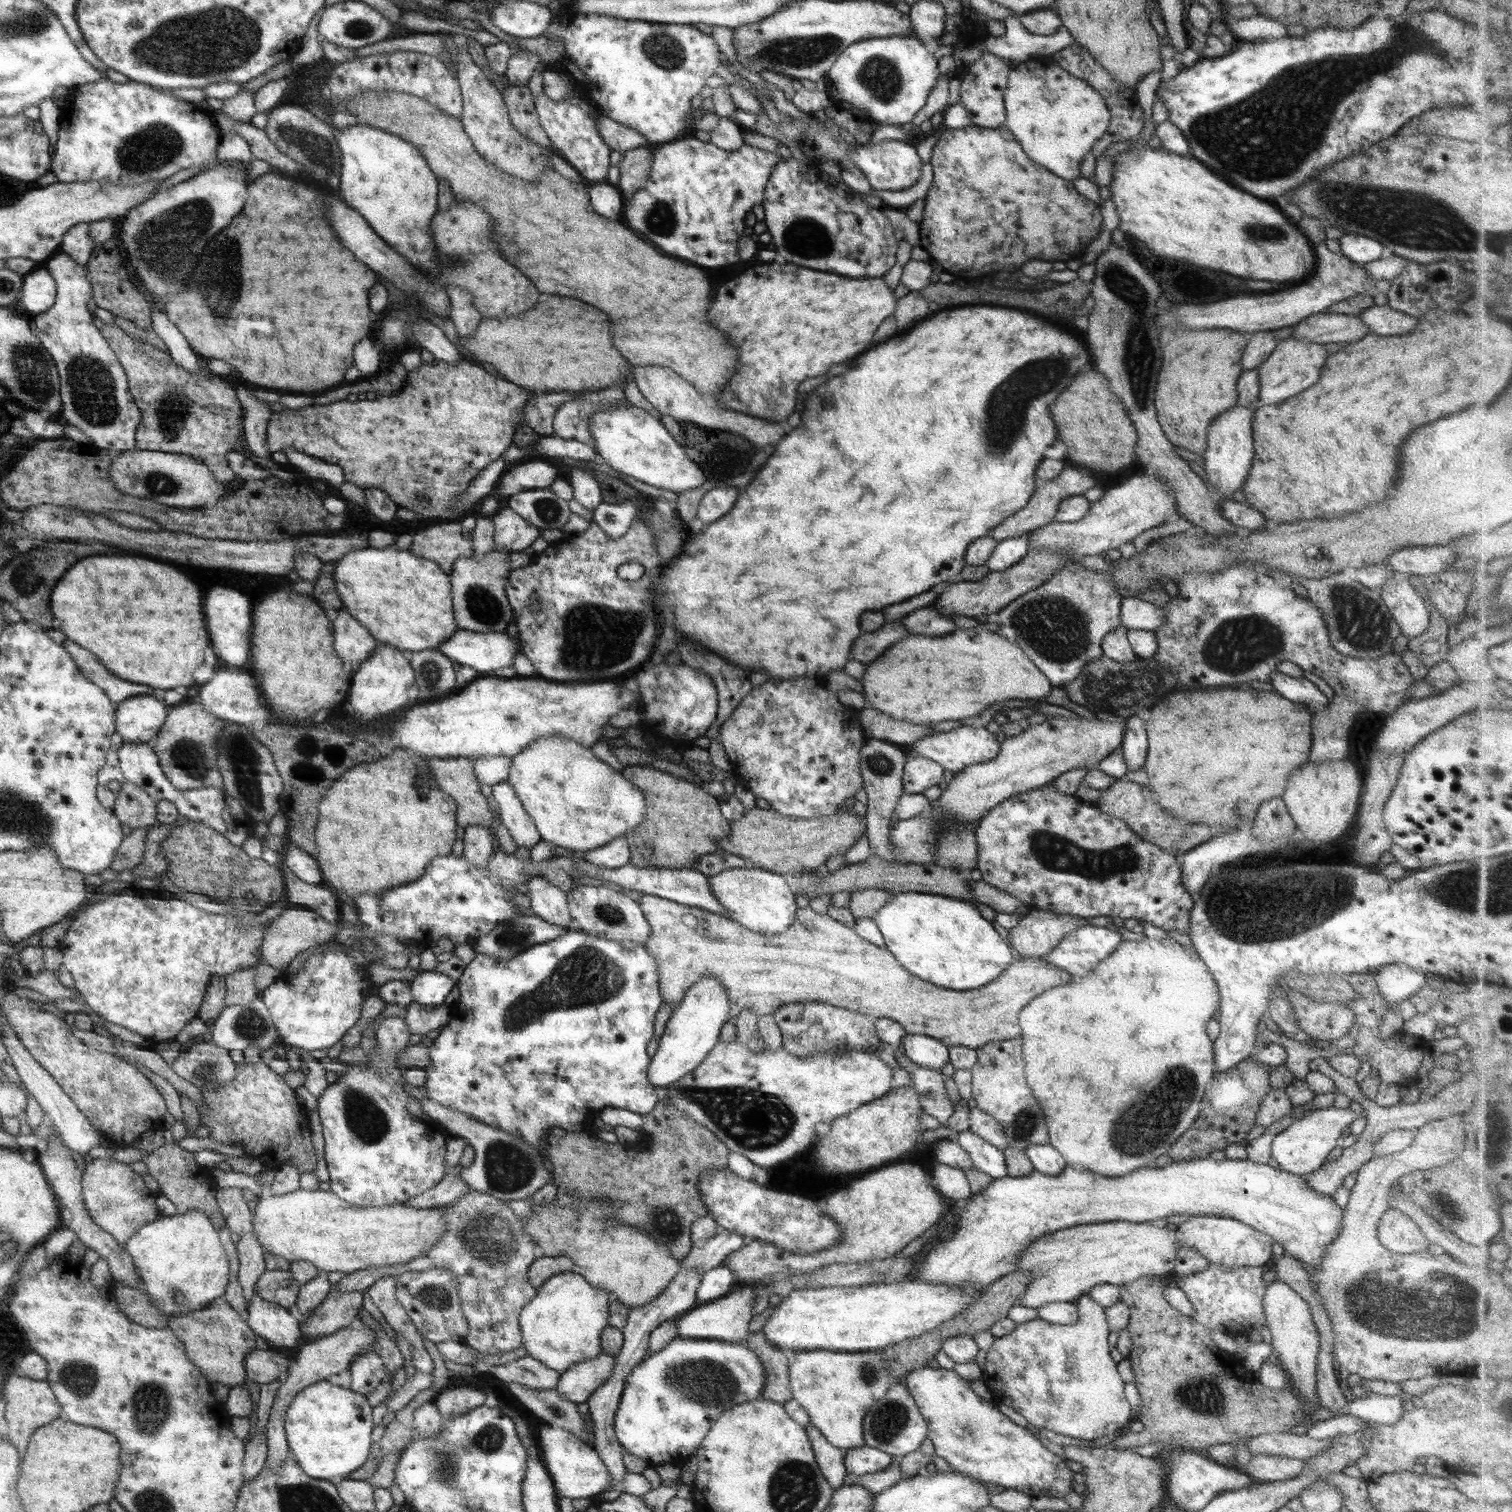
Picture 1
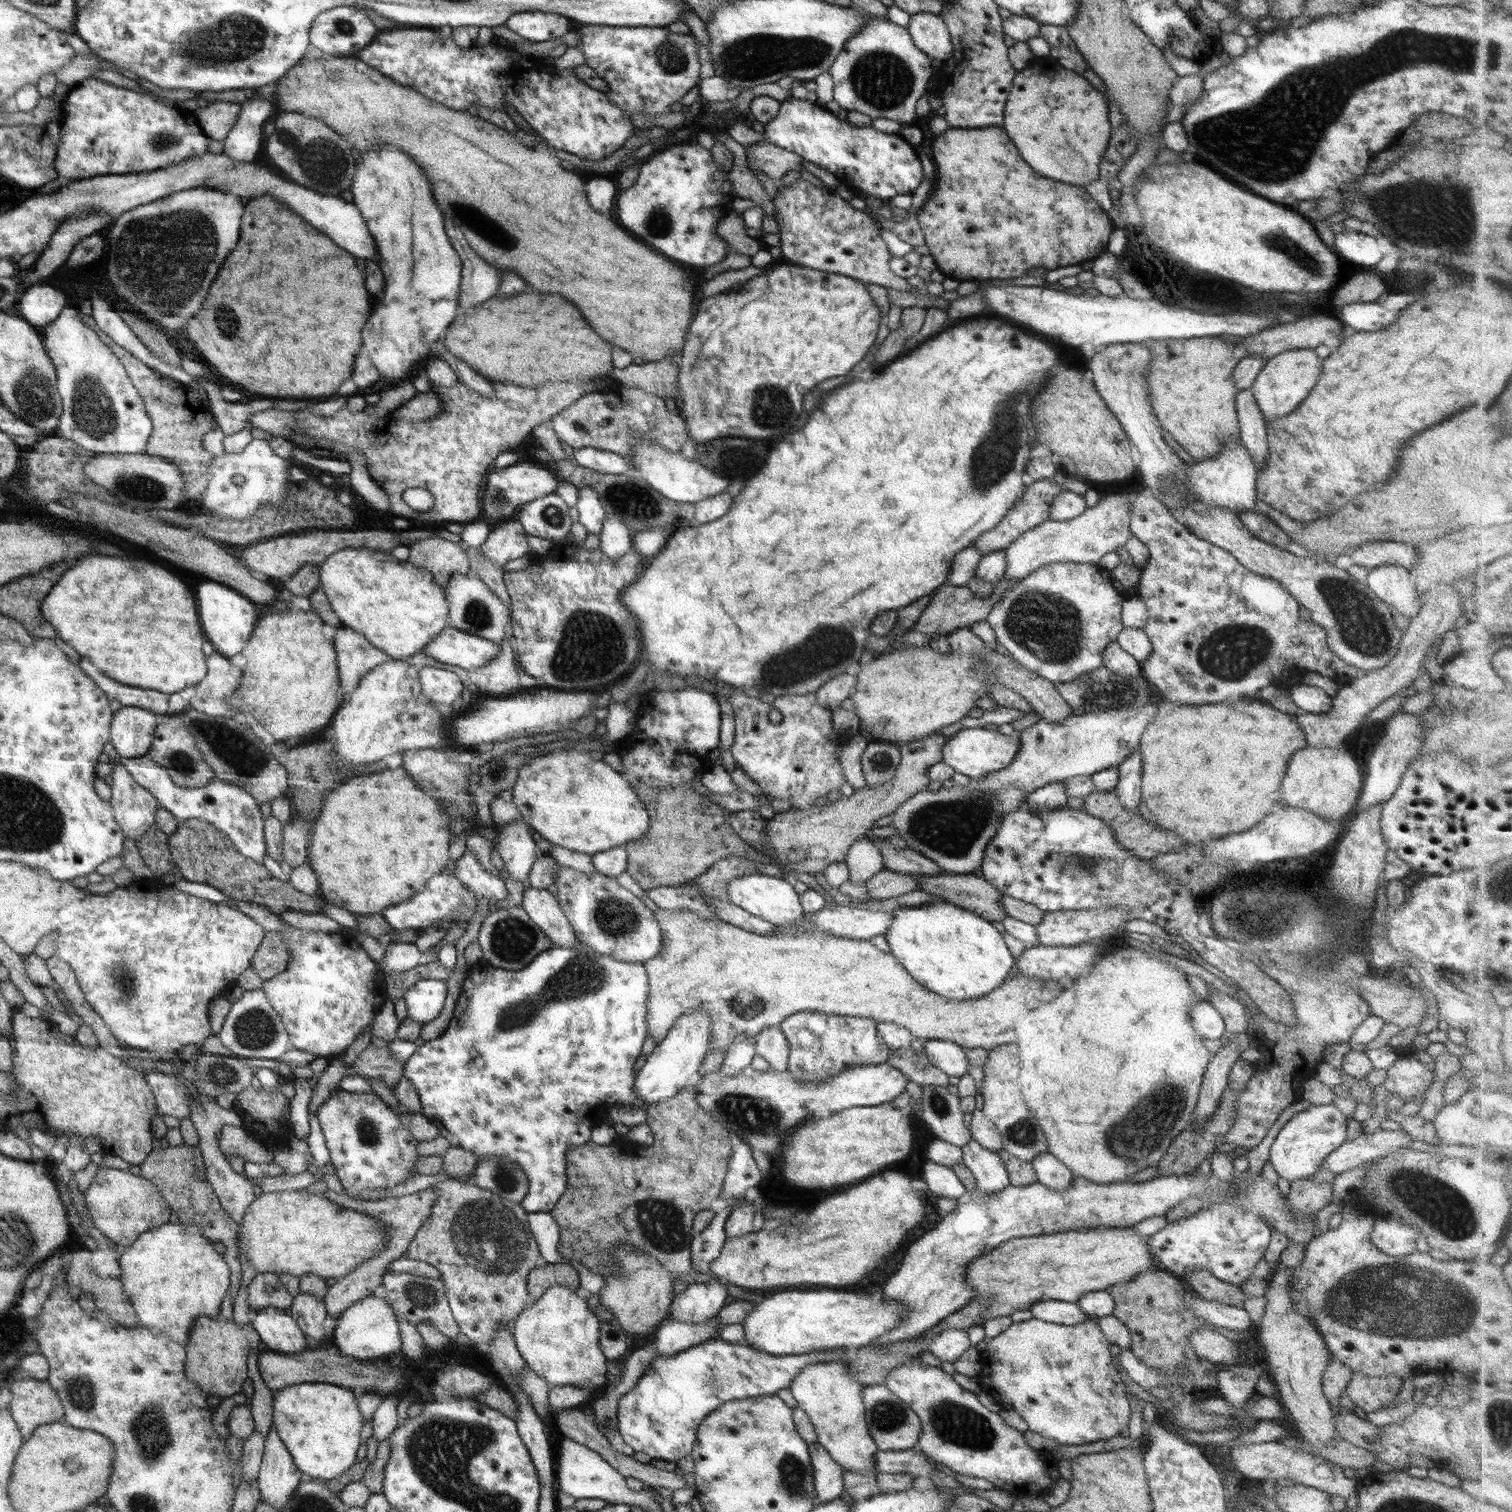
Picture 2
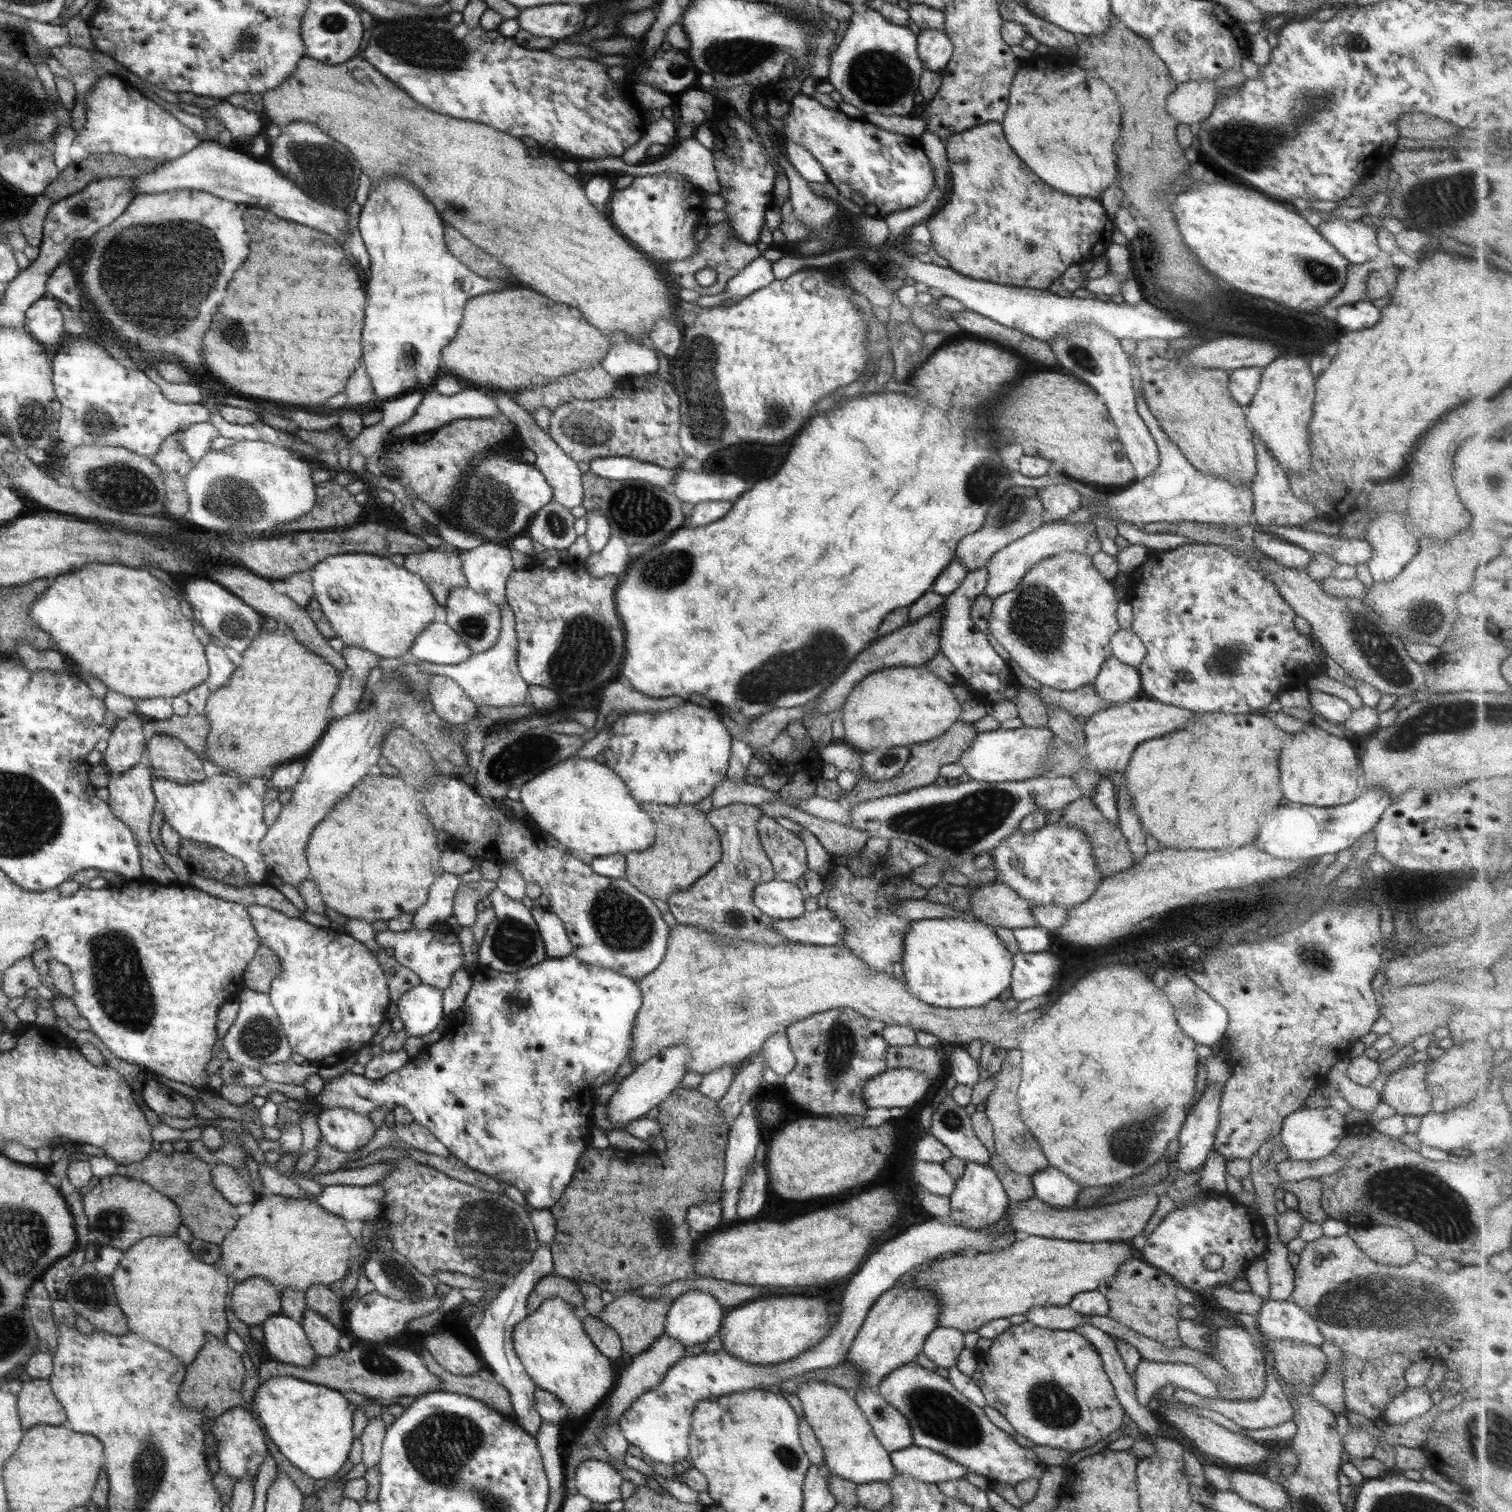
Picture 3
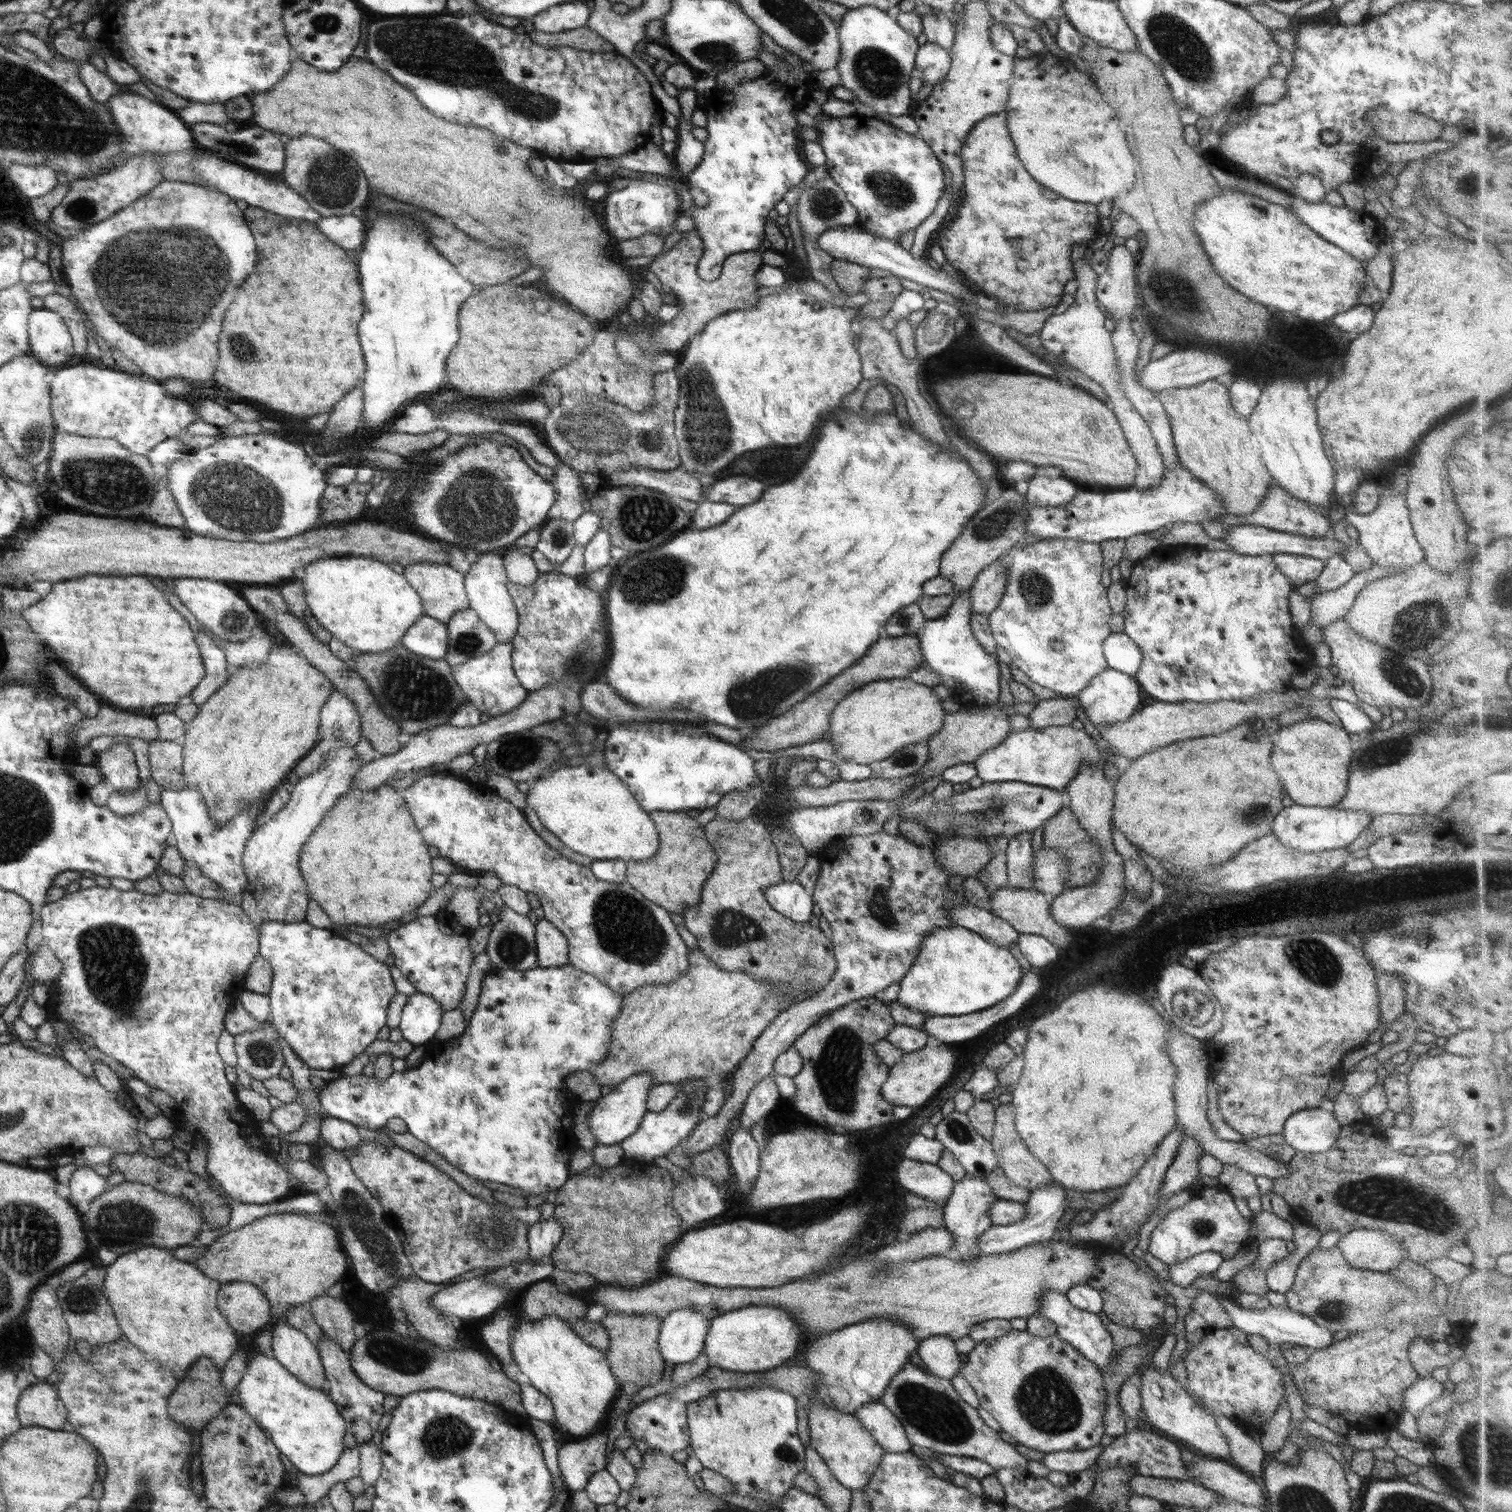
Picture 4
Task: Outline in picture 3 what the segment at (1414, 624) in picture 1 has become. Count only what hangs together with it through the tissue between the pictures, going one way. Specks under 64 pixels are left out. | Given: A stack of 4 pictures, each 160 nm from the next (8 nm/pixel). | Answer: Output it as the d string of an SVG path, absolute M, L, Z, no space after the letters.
M1386 512L1382 516L1372 518L1364 540L1372 546L1373 557L1367 562L1367 565L1374 583L1396 578L1406 564L1418 553L1420 541L1415 534L1407 531L1402 520L1398 519L1392 512Z

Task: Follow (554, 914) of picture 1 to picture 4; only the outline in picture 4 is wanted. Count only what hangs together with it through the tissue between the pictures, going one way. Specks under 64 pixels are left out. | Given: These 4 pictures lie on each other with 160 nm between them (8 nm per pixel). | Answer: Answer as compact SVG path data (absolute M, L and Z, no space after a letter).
M545 917L536 922L535 944L540 967L552 968L569 964L569 942L565 933Z

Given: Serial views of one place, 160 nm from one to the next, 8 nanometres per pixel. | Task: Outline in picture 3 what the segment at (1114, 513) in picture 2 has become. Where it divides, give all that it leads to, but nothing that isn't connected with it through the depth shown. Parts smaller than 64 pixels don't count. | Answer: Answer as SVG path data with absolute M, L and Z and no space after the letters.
M1064 520L1055 523L1044 523L1033 532L1019 538L1005 548L1000 549L990 557L986 568L988 569L988 580L985 586L985 592L993 600L1006 592L1014 591L1022 582L1024 575L1045 558L1058 556L1061 552L1079 552L1086 556L1093 557L1094 554L1102 550L1097 531L1092 523L1074 523L1066 524Z

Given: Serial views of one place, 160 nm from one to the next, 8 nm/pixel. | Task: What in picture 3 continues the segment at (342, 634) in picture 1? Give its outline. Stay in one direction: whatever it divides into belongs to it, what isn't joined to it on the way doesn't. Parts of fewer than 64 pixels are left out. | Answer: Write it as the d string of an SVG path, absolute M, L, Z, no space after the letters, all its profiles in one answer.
M344 645L341 653L346 661L346 668L331 703L335 720L352 714L360 706L370 670L379 666L381 658L380 655L356 645Z

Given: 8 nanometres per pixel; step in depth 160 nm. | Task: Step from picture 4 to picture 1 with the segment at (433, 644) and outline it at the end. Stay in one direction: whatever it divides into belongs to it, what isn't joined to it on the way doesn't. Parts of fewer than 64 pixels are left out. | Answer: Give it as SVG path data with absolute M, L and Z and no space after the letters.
M459 629L450 639L441 644L438 651L461 666L472 666L478 672L490 672L490 670L502 670L506 666L512 666L514 658L522 652L522 648L519 638L509 636L506 631L474 632Z

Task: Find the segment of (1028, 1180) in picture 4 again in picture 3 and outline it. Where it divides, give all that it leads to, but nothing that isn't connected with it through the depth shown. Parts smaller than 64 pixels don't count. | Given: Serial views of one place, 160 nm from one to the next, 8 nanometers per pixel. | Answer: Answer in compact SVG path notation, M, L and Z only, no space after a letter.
M1009 1049L1006 1058L1002 1061L1001 1069L994 1074L995 1085L990 1091L986 1100L985 1115L990 1119L995 1136L996 1154L1002 1158L1002 1162L1008 1168L1015 1170L1023 1175L1032 1176L1039 1170L1046 1169L1049 1166L1046 1156L1042 1154L1040 1143L1030 1129L1023 1122L1019 1104L1017 1101L1017 1090L1021 1081L1021 1052L1018 1049Z

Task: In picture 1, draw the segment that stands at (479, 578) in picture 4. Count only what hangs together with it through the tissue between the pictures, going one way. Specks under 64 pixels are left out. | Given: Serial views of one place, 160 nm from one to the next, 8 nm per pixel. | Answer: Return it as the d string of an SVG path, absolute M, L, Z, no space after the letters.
M508 505L498 508L492 514L492 520L495 544L509 548L511 552L529 551L531 544L542 536L542 531L536 525Z

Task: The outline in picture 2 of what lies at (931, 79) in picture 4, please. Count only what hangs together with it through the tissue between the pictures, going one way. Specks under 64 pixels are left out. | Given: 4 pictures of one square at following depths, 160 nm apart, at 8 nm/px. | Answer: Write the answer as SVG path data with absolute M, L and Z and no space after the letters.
M938 13L911 14L905 27L918 50L922 50L926 56L941 62L951 58L953 53L951 34Z

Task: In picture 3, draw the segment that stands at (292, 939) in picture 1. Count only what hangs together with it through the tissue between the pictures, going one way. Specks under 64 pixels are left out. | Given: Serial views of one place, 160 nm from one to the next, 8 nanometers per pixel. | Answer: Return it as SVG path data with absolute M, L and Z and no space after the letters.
M261 946L257 955L245 970L246 988L267 993L271 989L273 978L280 972L280 959L268 948Z

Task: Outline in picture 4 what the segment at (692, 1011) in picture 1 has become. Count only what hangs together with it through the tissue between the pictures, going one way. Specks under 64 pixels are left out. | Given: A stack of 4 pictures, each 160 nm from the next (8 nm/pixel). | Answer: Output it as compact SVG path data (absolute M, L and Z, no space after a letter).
M640 1073L630 1076L611 1089L608 1095L600 1097L590 1115L588 1115L588 1126L595 1136L598 1144L618 1144L624 1139L632 1136L641 1126L644 1116L648 1113L646 1099L649 1090L655 1086L655 1080L650 1073Z

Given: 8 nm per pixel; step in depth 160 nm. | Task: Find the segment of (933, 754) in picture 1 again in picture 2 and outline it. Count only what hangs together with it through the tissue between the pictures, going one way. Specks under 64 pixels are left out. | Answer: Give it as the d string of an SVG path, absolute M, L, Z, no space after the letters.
M984 727L965 728L959 730L954 736L947 738L942 745L942 760L951 766L955 772L965 774L975 781L988 773L1005 769L1019 751L1019 735L1007 736L1000 731L991 731Z

